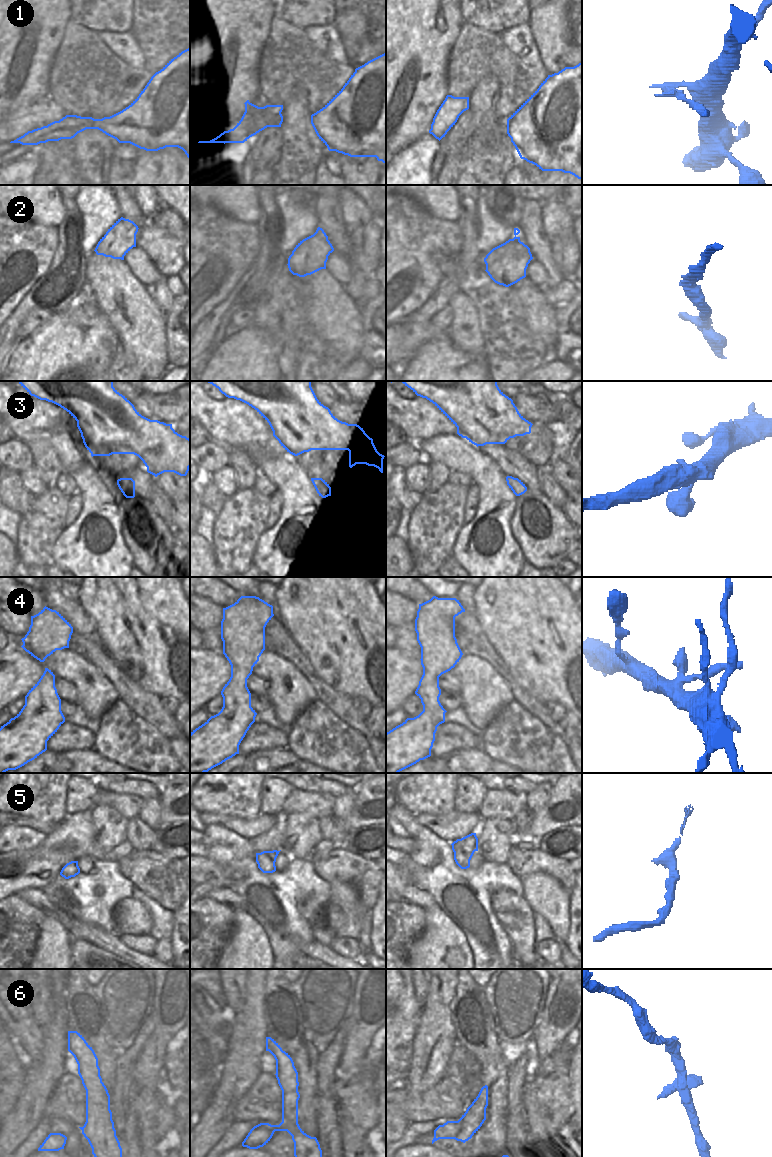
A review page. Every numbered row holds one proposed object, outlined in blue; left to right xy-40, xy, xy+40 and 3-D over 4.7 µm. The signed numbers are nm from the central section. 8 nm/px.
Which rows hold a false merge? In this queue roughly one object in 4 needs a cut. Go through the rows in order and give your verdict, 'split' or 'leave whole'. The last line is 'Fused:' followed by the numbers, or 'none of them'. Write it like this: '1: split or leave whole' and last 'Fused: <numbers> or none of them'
1: split
2: leave whole
3: leave whole
4: leave whole
5: leave whole
6: leave whole
Fused: 1

